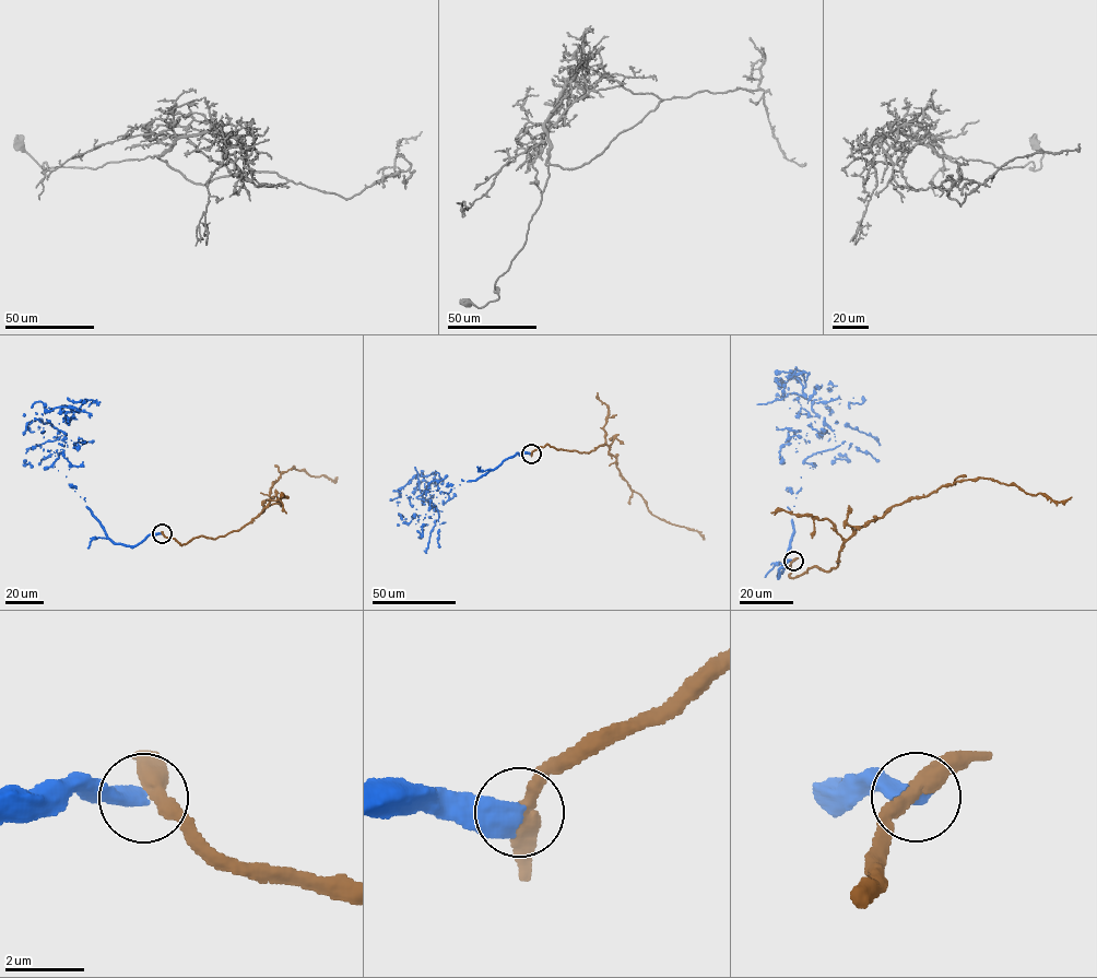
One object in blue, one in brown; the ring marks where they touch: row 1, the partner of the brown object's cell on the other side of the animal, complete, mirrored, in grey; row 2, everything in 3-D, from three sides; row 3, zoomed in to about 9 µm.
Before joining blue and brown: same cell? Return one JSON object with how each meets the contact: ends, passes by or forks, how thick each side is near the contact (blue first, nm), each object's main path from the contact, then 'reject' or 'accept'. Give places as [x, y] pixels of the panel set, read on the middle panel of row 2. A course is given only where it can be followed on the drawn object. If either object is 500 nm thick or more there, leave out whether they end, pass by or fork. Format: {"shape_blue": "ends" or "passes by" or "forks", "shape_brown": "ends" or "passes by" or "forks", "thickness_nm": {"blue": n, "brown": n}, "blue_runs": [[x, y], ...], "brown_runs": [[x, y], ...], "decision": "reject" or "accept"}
{"thickness_nm": {"blue": 550, "brown": 400}, "blue_runs": [[531, 452], [449, 485], [435, 505], [428, 491], [416, 498], [420, 483], [407, 483], [398, 514], [415, 523]], "brown_runs": [[531, 452], [547, 444], [589, 452], [609, 445], [622, 475], [648, 510], [697, 531], [704, 539]], "decision": "reject"}

